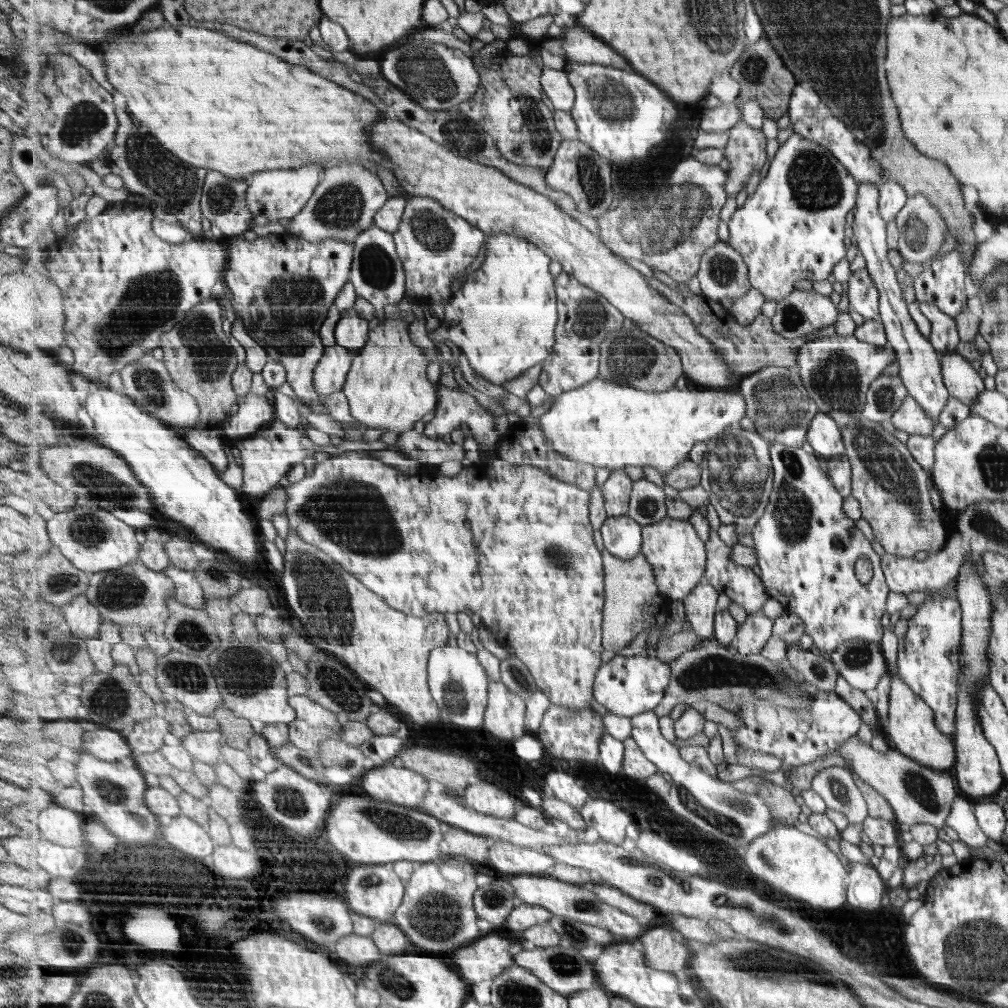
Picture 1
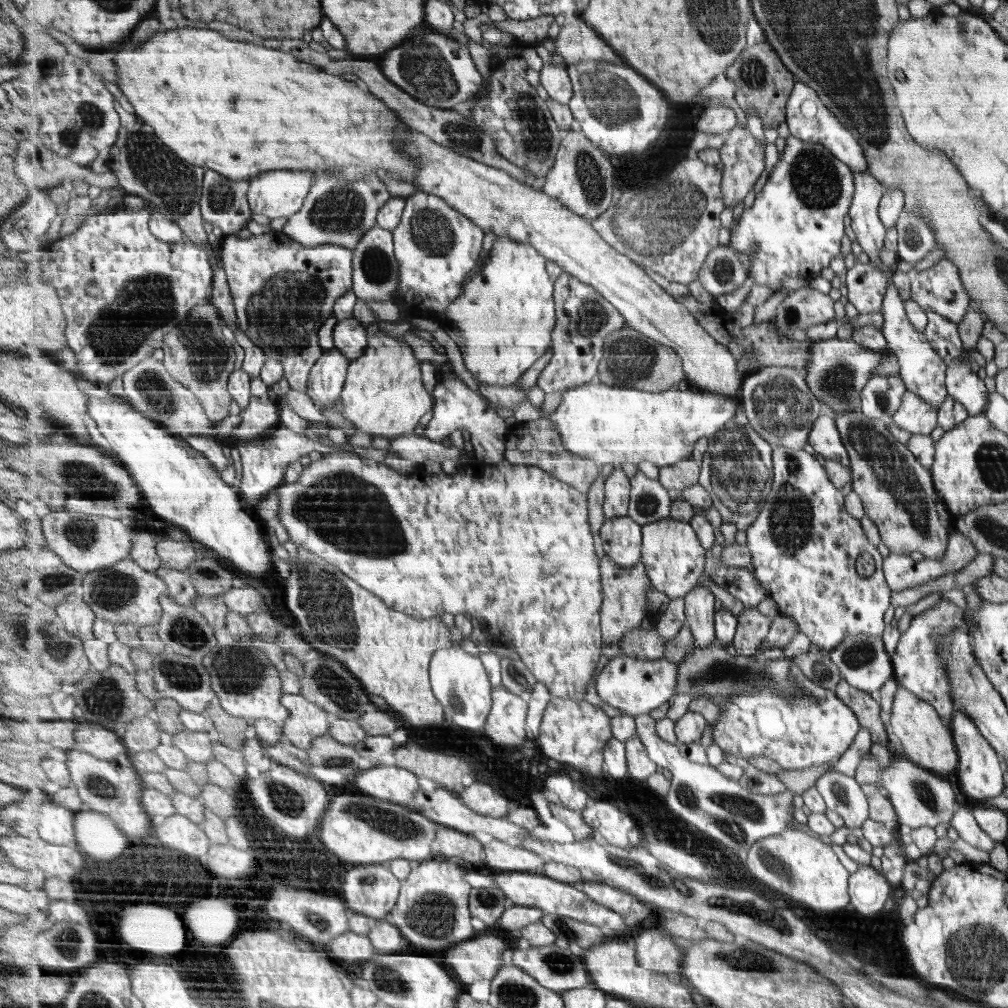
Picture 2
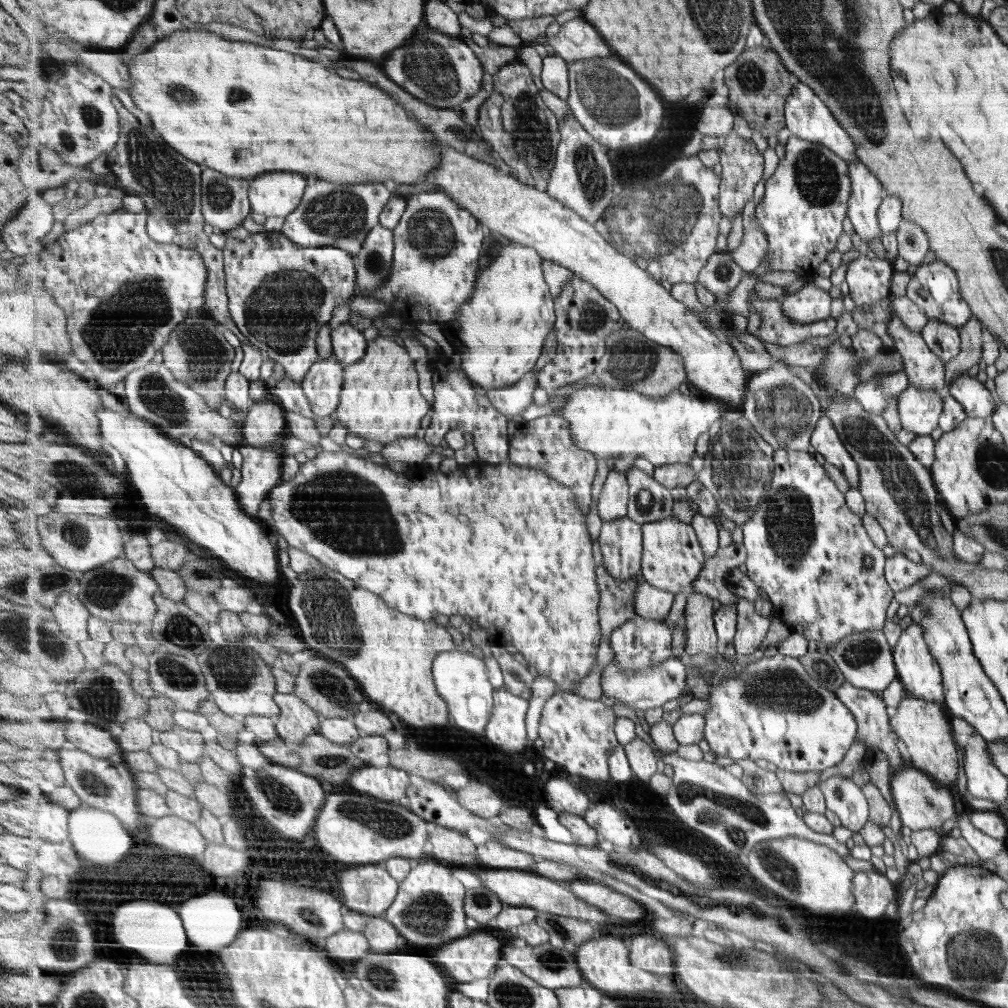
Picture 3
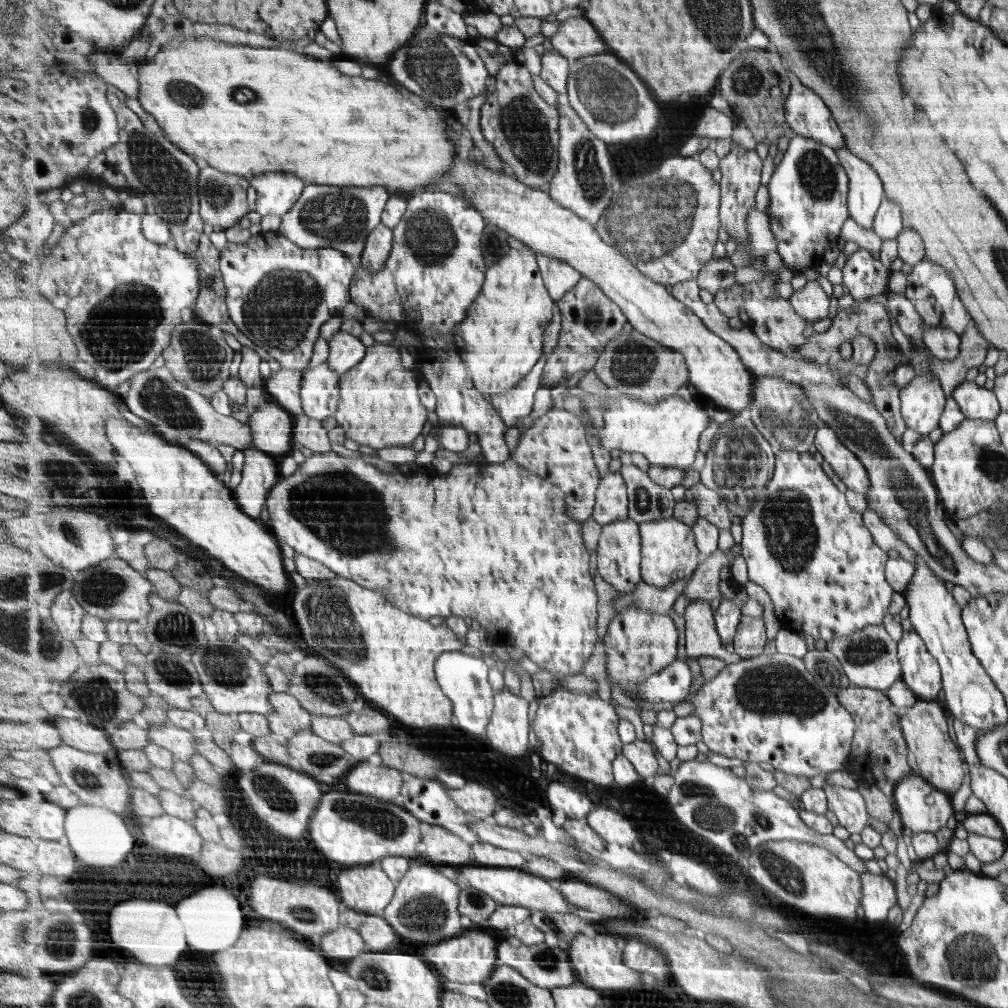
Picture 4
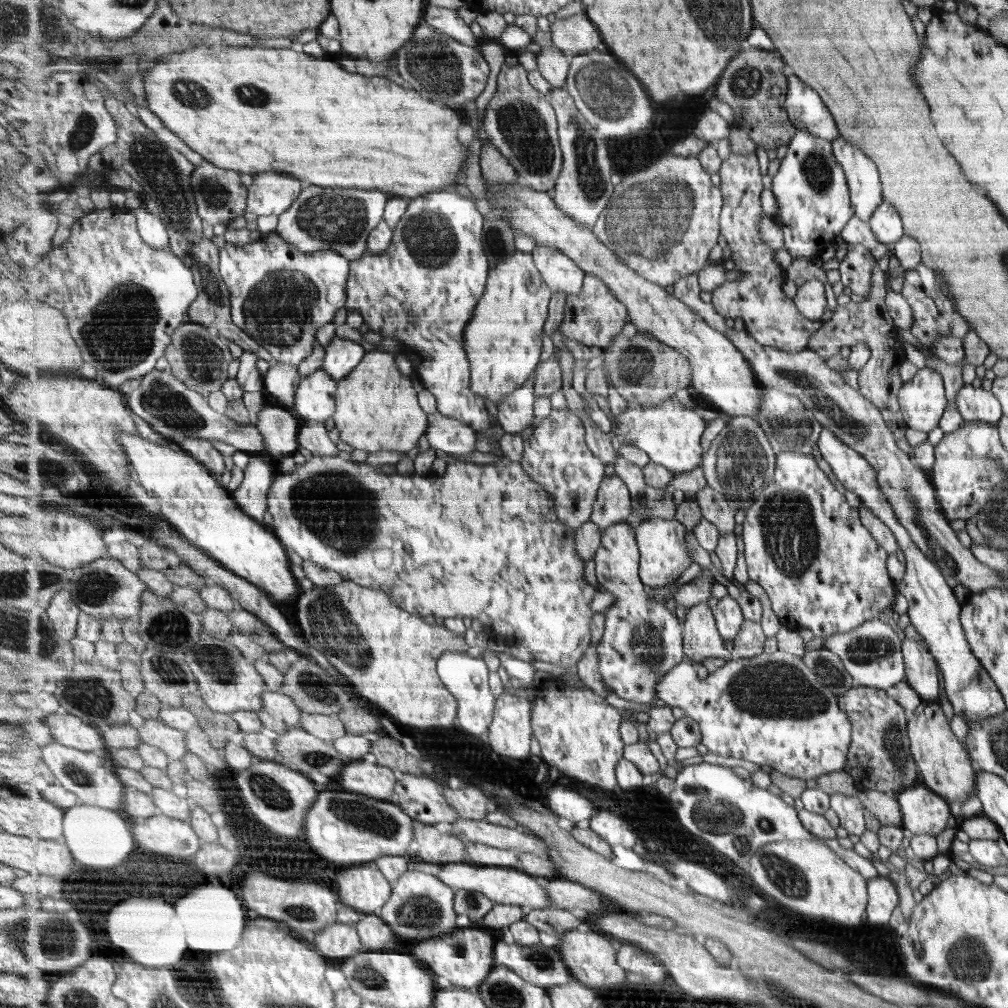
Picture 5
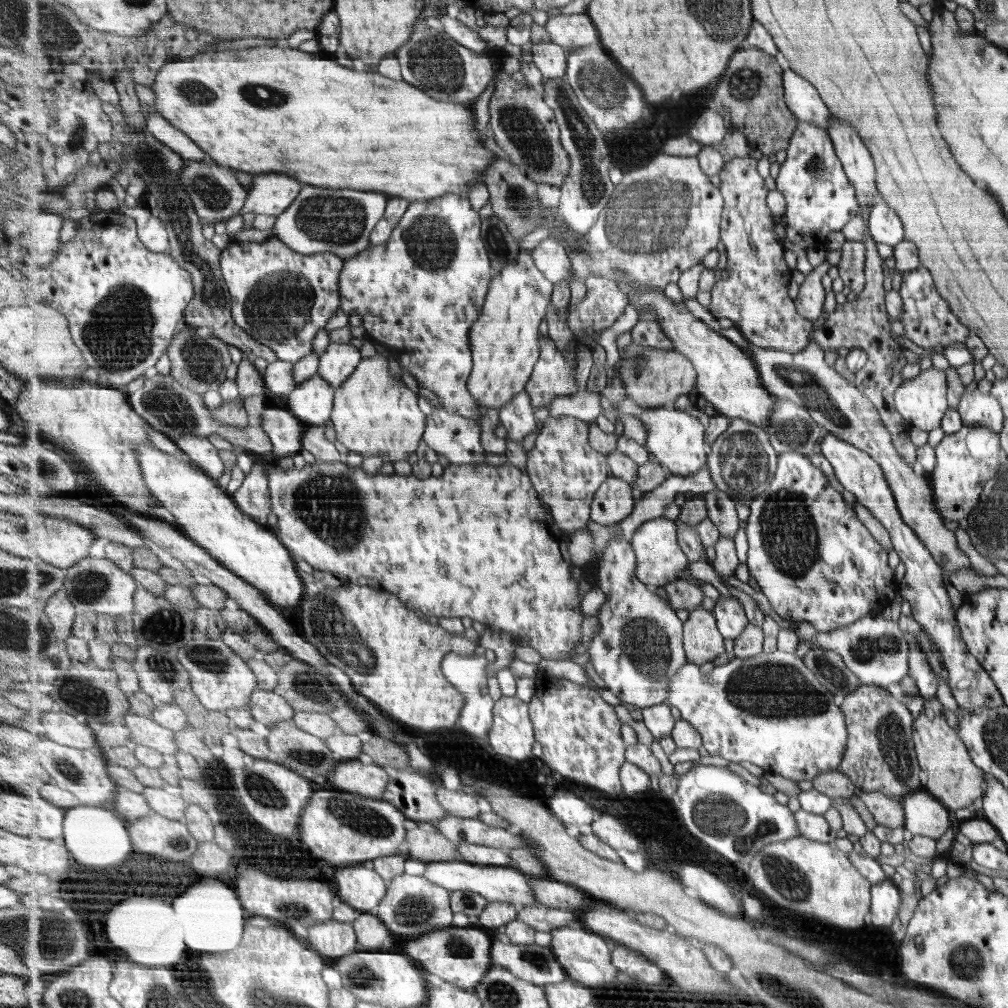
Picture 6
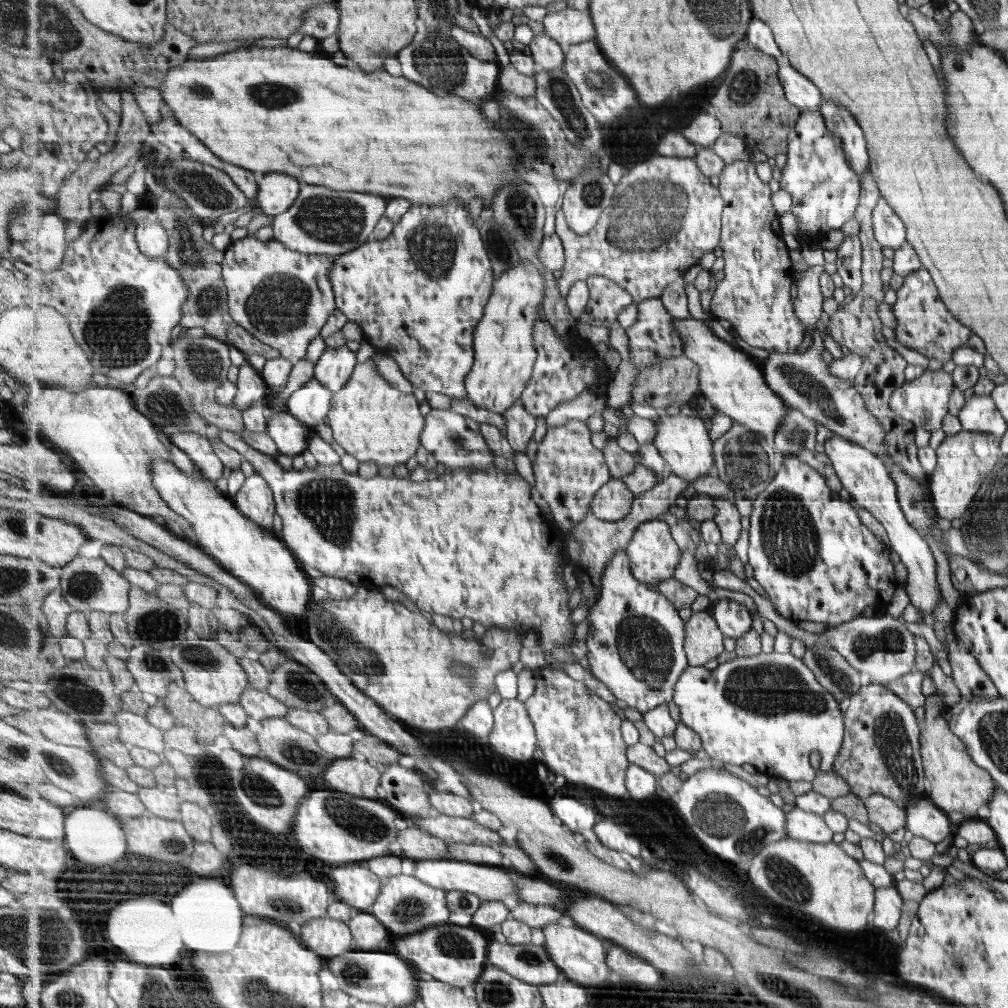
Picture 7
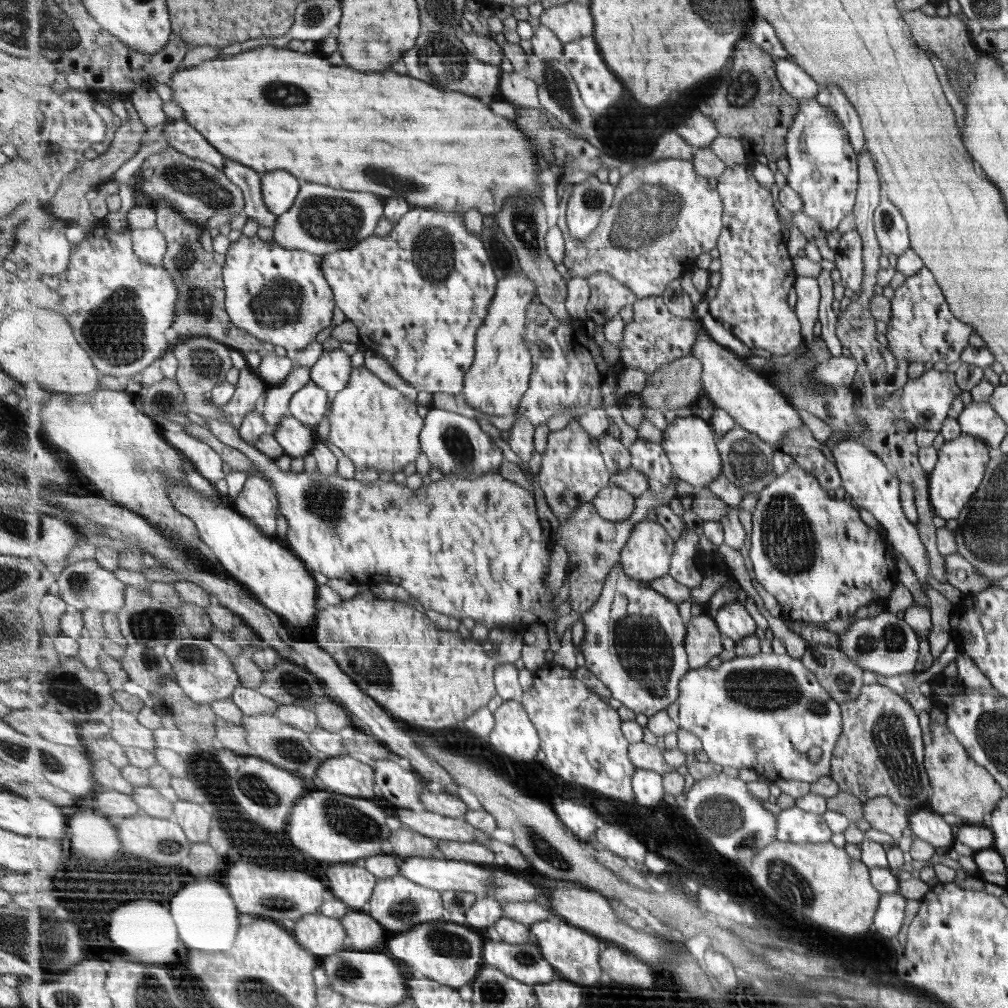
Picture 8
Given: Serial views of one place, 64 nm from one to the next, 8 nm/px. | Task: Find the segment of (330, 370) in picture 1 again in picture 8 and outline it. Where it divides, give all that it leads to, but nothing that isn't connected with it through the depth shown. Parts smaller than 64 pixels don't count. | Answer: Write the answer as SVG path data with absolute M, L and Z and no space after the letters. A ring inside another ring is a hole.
M309 381L291 399L290 414L307 426L316 427L328 416L332 395L316 382Z

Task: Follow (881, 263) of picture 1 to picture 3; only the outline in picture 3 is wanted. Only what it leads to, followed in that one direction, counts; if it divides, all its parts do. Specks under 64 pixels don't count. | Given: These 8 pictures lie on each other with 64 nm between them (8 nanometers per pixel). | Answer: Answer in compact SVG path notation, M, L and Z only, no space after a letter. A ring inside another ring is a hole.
M855 159L849 161L849 177L852 181L852 193L848 204L848 218L855 225L857 234L864 242L863 249L875 237L881 238L881 230L877 226L876 210L880 200L886 194L867 163ZM888 299L890 322L887 333L891 335L891 349L893 354L898 352L902 363L901 371L908 374L909 385L915 385L919 389L933 389L940 391L945 386L945 368L941 359L933 354L928 344L920 333L909 331L893 310L893 302Z

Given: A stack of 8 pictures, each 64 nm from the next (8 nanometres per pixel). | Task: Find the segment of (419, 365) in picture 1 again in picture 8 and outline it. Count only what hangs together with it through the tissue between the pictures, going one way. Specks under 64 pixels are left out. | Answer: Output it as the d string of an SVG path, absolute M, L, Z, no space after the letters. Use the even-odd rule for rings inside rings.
M365 365L354 368L346 388L332 395L328 420L330 422L328 441L342 450L354 463L356 471L375 468L381 474L383 472L397 474L401 470L404 471L409 464L417 462L417 458L421 456L420 434L425 426L425 418L419 416L417 402L409 400L397 388L392 388L389 384L383 382Z

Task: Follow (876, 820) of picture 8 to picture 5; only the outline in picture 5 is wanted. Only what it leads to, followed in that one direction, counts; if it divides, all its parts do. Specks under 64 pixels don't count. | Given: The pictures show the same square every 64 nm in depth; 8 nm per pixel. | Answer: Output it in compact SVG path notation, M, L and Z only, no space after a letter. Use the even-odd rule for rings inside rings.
M861 790L857 795L865 808L871 811L872 816L875 816L882 826L901 827L901 811L899 811L899 806L894 796L889 797L884 792L877 790Z

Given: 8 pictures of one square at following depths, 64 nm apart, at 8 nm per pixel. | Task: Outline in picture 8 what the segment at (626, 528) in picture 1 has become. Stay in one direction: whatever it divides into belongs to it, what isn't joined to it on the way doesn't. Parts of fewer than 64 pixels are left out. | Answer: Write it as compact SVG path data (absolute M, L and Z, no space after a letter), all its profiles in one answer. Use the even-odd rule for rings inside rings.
M619 562L609 574L602 596L582 616L587 632L581 644L581 653L586 659L585 666L606 685L613 698L646 720L669 708L680 697L680 682L691 669L686 648L688 625L681 618L676 602L628 575L625 566Z

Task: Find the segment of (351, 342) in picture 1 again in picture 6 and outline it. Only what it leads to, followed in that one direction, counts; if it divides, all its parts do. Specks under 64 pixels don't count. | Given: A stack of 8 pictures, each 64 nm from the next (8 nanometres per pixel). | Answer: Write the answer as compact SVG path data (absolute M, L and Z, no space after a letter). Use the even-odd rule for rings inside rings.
M331 343L321 355L318 373L333 387L339 388L352 376L362 360L359 348L349 343Z

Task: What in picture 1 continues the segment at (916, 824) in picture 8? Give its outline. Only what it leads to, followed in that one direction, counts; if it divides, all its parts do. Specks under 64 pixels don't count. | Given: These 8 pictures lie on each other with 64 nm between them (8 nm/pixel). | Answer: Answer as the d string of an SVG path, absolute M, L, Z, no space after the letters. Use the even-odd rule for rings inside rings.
M857 735L839 748L839 754L847 759L863 782L873 786L885 798L899 825L930 824L937 830L942 828L956 796L953 780L947 771L931 770L891 747L883 753L876 751L870 744L859 740Z

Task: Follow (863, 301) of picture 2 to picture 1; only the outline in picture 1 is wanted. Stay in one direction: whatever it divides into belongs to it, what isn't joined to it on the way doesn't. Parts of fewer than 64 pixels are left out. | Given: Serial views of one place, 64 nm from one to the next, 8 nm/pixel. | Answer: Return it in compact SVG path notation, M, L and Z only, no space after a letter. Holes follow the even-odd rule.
M867 266L850 274L847 295L849 305L865 320L877 320L877 287Z

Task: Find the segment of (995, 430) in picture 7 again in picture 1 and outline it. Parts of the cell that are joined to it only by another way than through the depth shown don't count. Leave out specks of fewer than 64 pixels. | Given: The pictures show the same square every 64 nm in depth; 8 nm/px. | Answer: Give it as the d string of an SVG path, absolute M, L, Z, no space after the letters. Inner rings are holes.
M957 353L939 357L941 374L949 396L961 400L965 406L971 406L984 390L977 371L971 367L967 359Z

